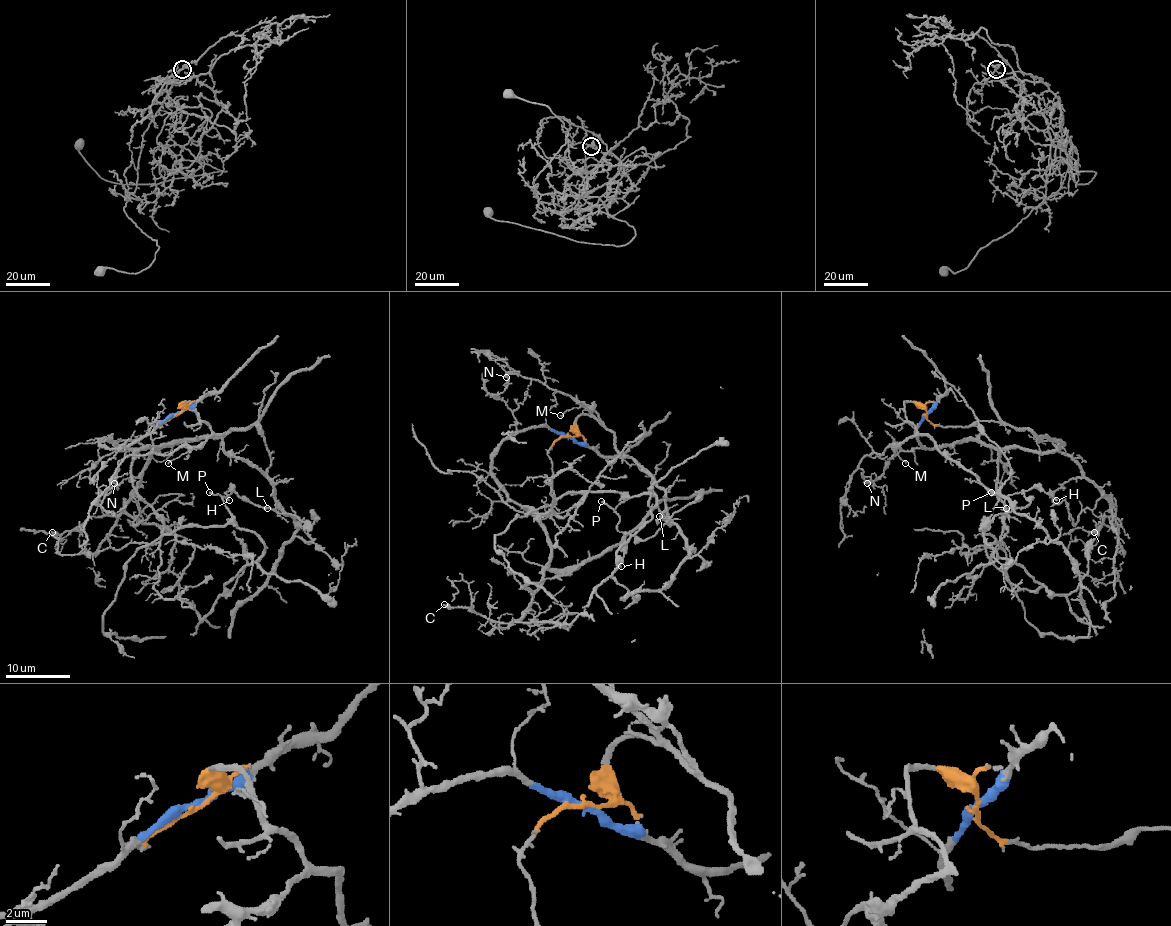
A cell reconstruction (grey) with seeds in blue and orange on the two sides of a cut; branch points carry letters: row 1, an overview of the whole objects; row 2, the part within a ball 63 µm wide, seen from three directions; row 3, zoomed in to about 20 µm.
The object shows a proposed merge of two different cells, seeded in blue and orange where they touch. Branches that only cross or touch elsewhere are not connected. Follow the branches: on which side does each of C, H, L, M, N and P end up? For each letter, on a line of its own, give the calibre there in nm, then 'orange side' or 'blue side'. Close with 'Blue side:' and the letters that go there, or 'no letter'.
C: 420 nm thick; blue side
H: 170 nm thick; orange side
L: 100 nm thick; orange side
M: 120 nm thick; orange side
N: 140 nm thick; orange side
P: 200 nm thick; orange side
Blue side: C

